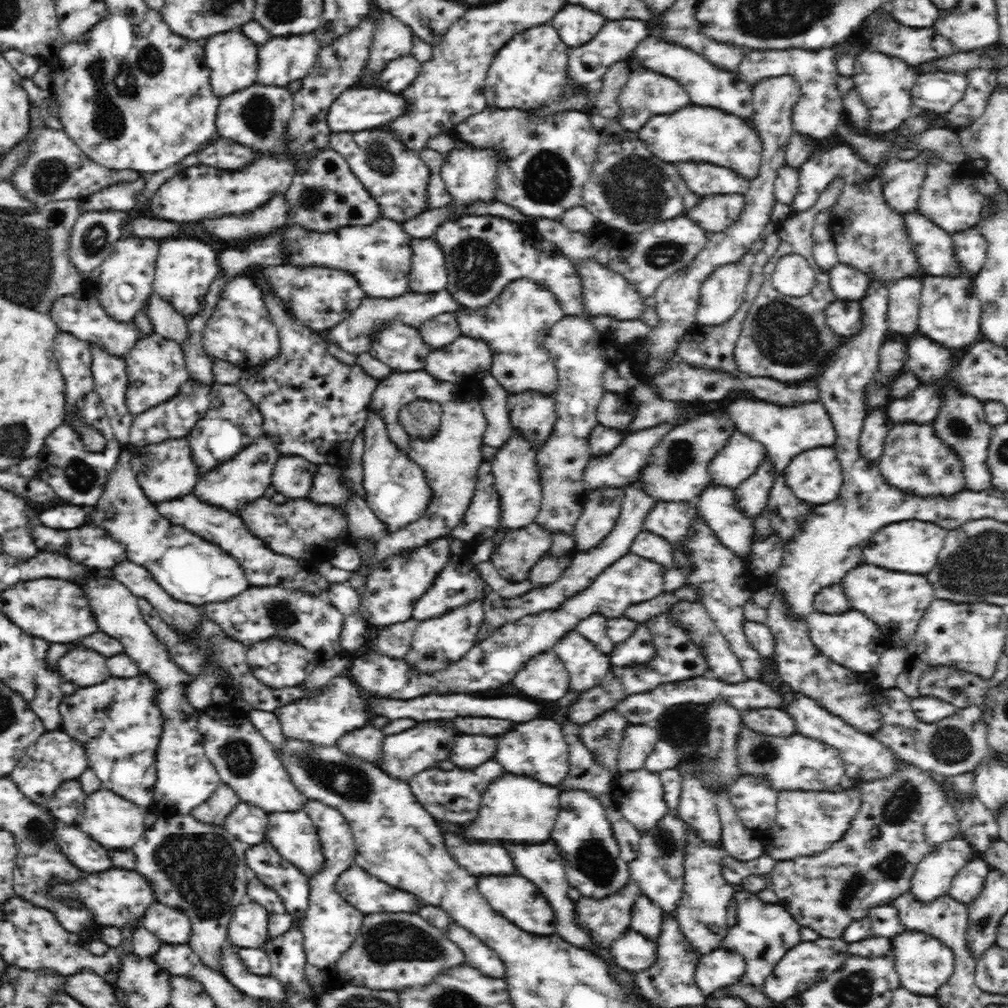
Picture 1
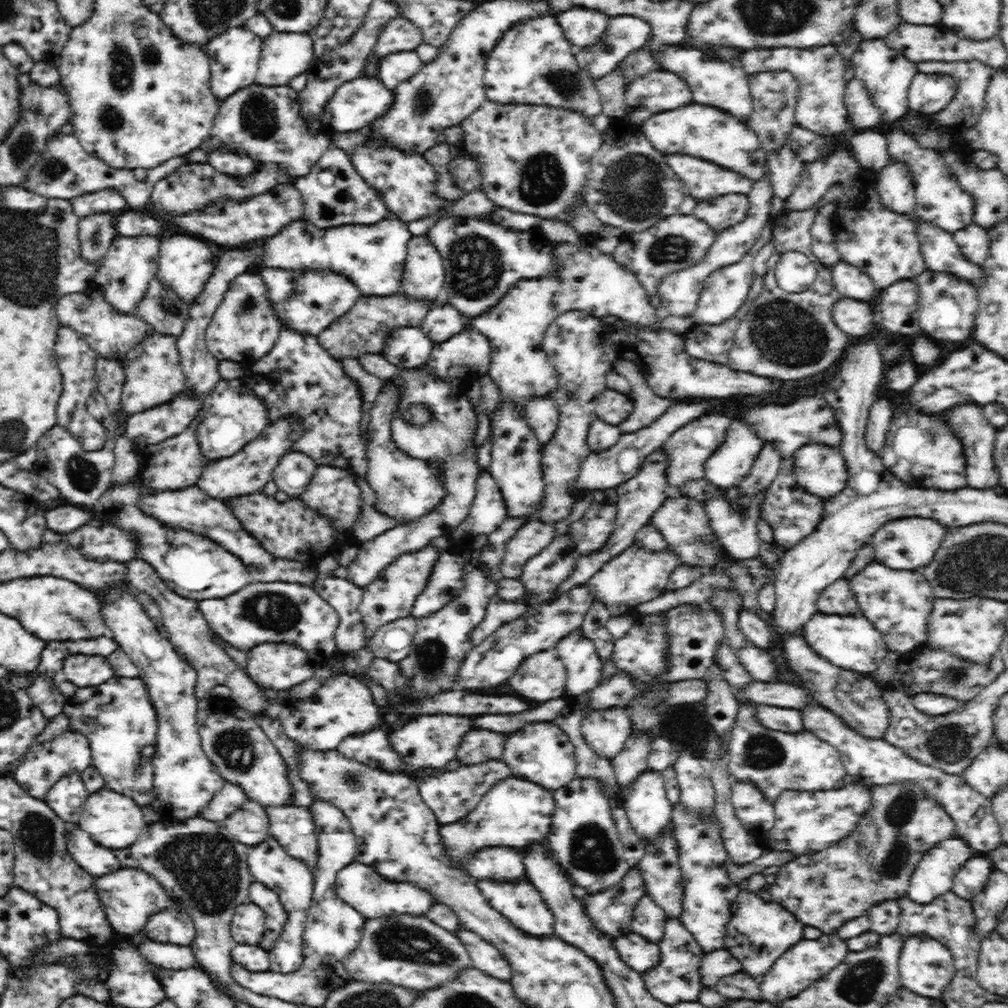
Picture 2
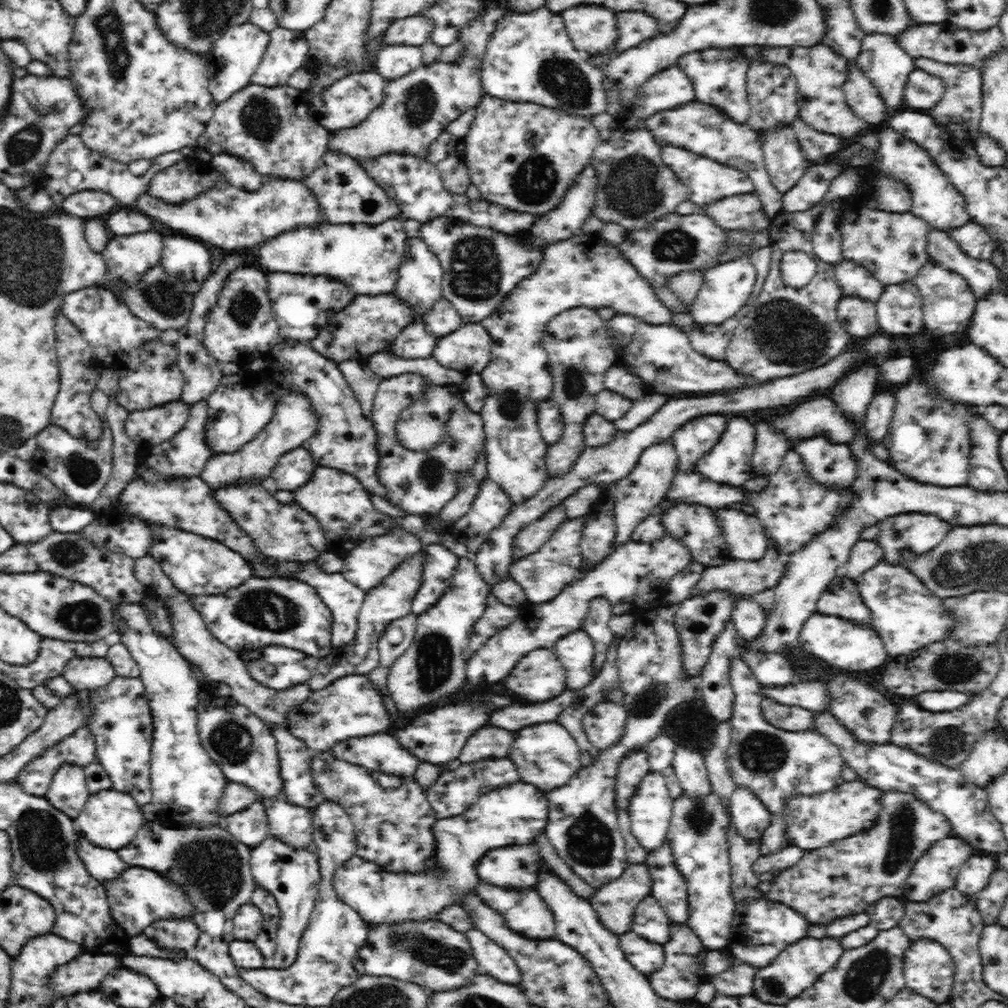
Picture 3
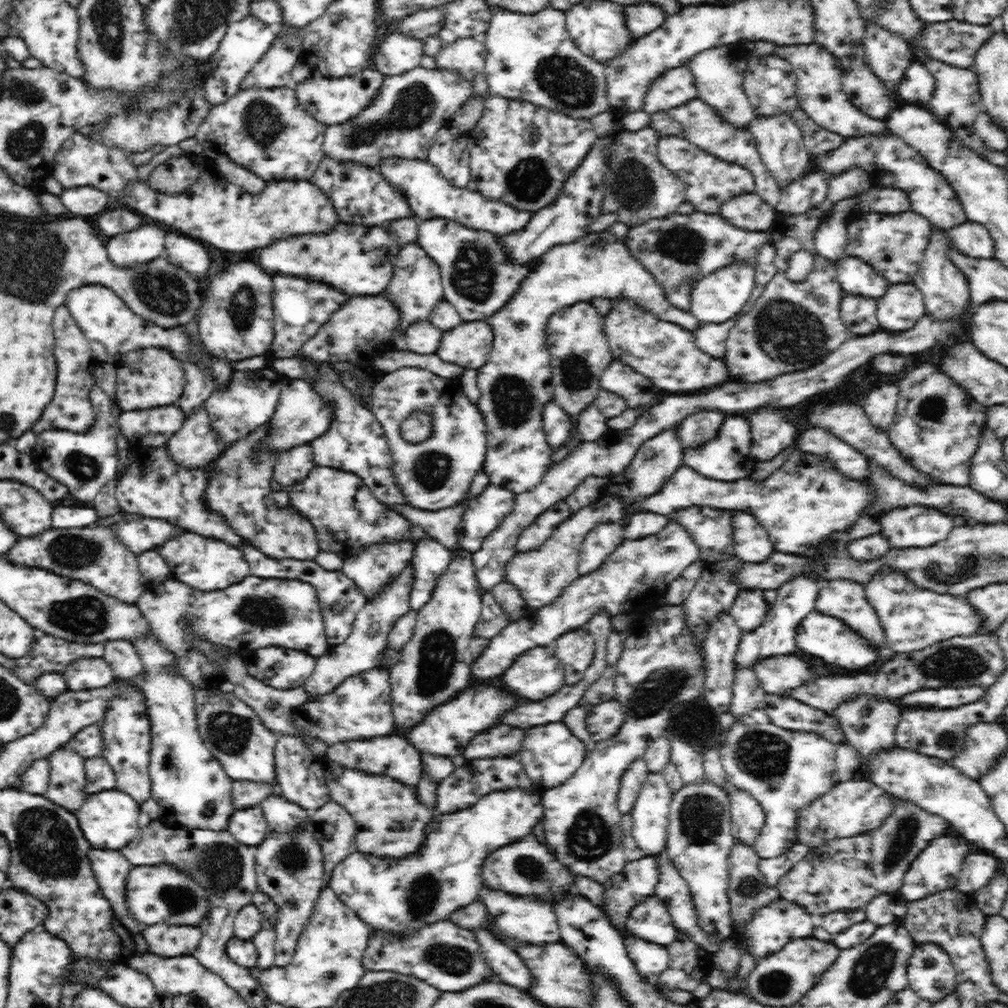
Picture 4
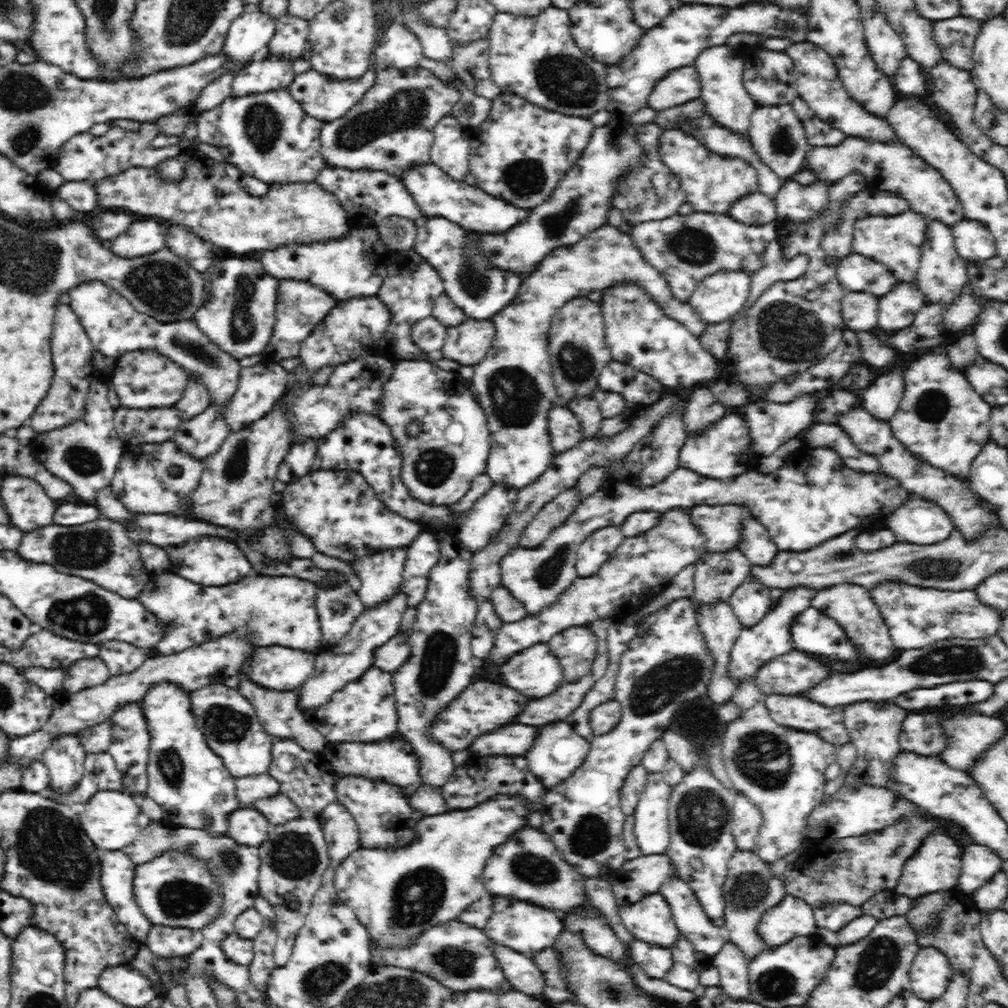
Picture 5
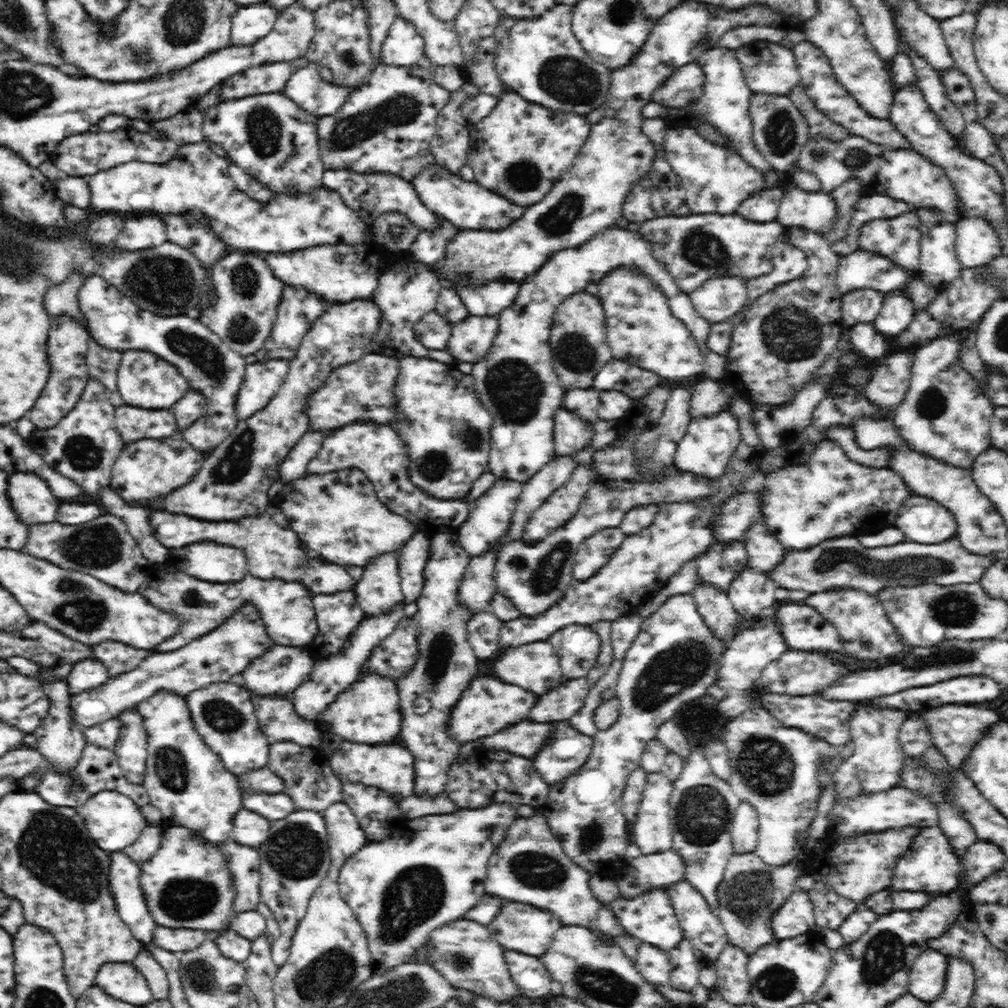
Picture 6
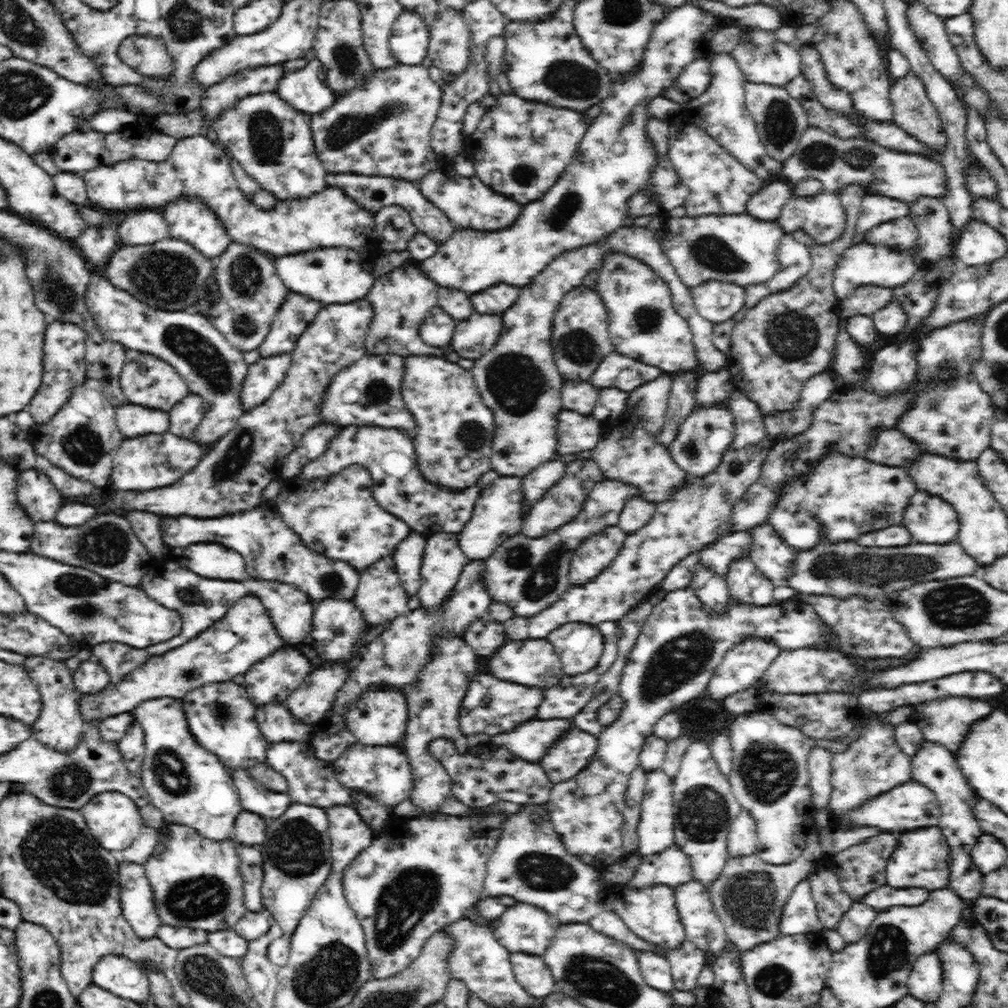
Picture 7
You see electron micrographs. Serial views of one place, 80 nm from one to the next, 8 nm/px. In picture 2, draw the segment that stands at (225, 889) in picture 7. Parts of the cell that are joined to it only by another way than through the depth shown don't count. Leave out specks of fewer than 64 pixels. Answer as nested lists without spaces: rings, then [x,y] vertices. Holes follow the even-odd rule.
[[[121,868],[109,875],[94,876],[94,878],[98,880],[97,892],[100,893],[101,907],[105,911],[106,920],[114,930],[127,938],[142,931],[144,924],[154,912],[173,906],[162,885],[150,873],[140,869]]]

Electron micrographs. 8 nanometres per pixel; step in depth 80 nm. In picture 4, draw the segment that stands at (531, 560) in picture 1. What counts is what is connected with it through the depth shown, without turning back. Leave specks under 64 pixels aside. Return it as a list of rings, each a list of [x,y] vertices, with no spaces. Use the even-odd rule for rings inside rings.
[[[565,499],[559,500],[550,509],[540,513],[536,521],[521,532],[514,547],[515,550],[517,552],[532,552],[535,549],[540,549],[540,546],[550,539],[555,529],[570,516],[569,504]]]

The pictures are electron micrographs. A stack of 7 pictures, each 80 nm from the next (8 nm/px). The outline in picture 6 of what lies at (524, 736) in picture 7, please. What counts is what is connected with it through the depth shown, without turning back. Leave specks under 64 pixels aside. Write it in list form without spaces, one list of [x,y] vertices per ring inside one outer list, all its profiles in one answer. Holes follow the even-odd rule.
[[[518,722],[514,724],[514,728],[506,728],[506,732],[498,732],[478,739],[478,749],[492,752],[506,751],[524,758],[532,758],[548,740],[548,734],[552,730],[554,724]]]

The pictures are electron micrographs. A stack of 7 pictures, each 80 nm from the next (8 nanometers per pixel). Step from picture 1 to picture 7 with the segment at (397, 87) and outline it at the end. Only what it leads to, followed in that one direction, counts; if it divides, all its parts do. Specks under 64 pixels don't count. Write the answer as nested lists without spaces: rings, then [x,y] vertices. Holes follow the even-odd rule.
[[[403,10],[400,13],[393,22],[389,48],[398,65],[422,65],[429,50],[429,32],[418,12]]]

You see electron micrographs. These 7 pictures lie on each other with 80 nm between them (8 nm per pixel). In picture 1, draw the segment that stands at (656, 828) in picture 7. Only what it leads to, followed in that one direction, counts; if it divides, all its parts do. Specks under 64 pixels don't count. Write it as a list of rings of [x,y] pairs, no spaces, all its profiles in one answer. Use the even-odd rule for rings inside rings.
[[[645,768],[617,775],[612,796],[622,816],[639,831],[654,828],[666,814],[676,814],[666,805],[660,775]]]

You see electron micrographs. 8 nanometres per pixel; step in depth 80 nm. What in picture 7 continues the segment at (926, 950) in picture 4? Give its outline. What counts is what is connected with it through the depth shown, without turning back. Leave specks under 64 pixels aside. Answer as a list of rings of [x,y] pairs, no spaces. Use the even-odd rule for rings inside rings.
[[[937,951],[919,956],[910,971],[909,994],[924,1003],[935,1004],[943,992],[943,968]]]

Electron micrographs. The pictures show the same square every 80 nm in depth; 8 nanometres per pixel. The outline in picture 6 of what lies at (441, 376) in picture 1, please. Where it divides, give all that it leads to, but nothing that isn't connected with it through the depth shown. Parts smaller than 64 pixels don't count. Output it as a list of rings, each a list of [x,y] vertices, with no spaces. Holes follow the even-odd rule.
[[[469,316],[464,321],[452,324],[449,342],[444,350],[448,351],[455,363],[475,363],[483,359],[490,350],[498,332],[496,317]]]

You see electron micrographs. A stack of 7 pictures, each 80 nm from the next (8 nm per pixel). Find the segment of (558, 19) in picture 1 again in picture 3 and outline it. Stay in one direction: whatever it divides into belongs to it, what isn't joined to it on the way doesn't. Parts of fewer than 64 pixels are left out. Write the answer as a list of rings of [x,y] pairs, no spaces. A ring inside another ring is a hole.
[[[578,5],[560,13],[568,37],[583,54],[606,55],[617,48],[617,13],[602,5]]]

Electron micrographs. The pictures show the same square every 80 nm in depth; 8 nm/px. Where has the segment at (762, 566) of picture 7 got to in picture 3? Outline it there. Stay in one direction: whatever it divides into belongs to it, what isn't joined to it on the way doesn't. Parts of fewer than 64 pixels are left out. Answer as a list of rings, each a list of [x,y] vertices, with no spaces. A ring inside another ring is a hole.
[[[740,507],[712,510],[734,560],[752,561],[764,557],[771,545],[766,542],[765,529],[751,510]]]

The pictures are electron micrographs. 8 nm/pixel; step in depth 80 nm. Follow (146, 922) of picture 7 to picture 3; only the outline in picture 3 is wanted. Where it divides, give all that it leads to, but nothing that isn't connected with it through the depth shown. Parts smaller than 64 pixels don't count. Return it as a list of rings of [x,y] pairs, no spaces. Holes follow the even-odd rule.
[[[82,840],[82,850],[78,850],[76,855],[82,859],[88,868],[88,872],[96,880],[100,880],[100,883],[121,876],[122,872],[125,872],[129,867],[114,850],[94,848],[94,844],[86,844],[86,840]]]

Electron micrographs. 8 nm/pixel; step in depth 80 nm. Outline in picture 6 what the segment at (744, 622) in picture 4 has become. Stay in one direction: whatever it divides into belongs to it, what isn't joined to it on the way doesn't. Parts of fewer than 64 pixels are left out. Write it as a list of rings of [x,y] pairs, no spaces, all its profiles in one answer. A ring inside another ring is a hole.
[[[746,570],[730,584],[727,595],[740,619],[762,619],[779,604],[774,598],[777,588],[779,587],[766,575],[757,570]]]

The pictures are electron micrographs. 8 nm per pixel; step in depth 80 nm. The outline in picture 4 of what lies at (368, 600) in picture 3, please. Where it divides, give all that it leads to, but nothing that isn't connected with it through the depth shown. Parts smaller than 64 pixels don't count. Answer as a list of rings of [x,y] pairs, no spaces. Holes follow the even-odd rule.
[[[410,562],[404,569],[401,575],[394,579],[385,590],[374,595],[372,599],[367,599],[365,606],[362,607],[361,611],[358,611],[351,633],[346,637],[343,644],[331,646],[327,654],[317,658],[314,674],[309,676],[303,684],[307,696],[328,694],[342,680],[379,668],[381,654],[385,651],[386,636],[388,636],[393,622],[411,611],[410,593],[414,588],[416,578]]]

